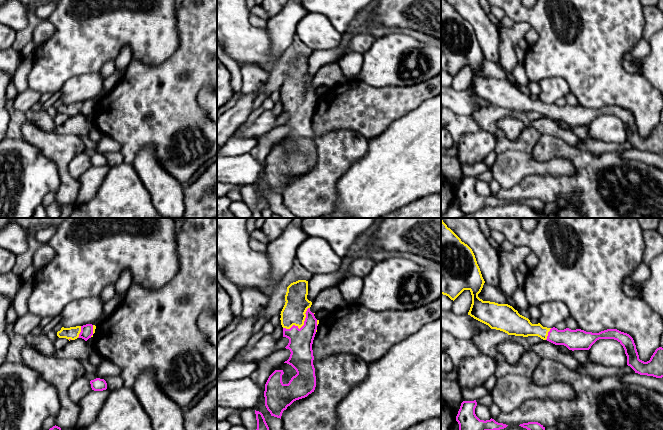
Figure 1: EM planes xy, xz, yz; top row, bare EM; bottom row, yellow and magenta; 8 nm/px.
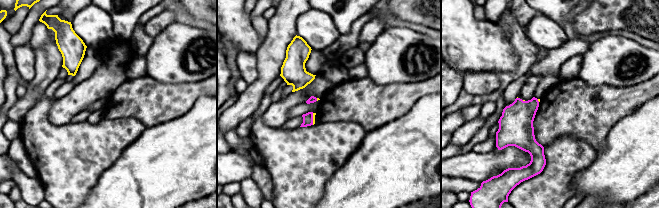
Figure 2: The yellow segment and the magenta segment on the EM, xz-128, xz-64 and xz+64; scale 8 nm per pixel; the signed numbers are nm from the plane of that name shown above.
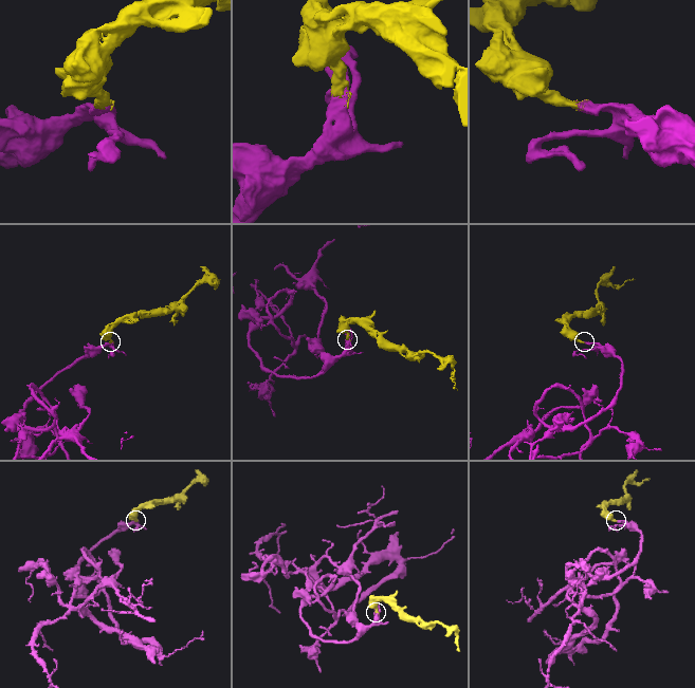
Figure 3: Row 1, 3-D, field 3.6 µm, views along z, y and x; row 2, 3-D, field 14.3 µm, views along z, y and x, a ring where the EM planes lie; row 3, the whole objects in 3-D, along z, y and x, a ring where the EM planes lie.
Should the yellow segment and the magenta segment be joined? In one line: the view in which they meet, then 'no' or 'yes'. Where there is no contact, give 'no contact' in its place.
xz | yes

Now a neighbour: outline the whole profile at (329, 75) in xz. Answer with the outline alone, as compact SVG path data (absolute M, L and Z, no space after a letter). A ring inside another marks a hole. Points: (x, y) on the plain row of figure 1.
M332 62L319 68L312 77L310 87L317 89L320 86L333 87L343 84L350 79L346 78L340 69L338 62Z

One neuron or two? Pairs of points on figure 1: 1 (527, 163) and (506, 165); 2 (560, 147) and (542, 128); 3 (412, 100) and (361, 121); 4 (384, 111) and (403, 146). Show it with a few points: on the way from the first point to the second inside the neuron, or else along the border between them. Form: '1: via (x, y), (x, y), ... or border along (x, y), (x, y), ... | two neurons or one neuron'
1: via (522, 164), (511, 165) | one neuron
2: border along (541, 134), (550, 134), (558, 137), (569, 145) | two neurons
3: via (399, 100), (374, 108) | one neuron
4: border along (411, 110), (395, 119), (373, 137) | two neurons

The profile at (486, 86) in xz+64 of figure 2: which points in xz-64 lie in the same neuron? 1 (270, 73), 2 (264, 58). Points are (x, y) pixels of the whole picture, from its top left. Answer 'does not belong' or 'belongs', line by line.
1: does not belong
2: does not belong

